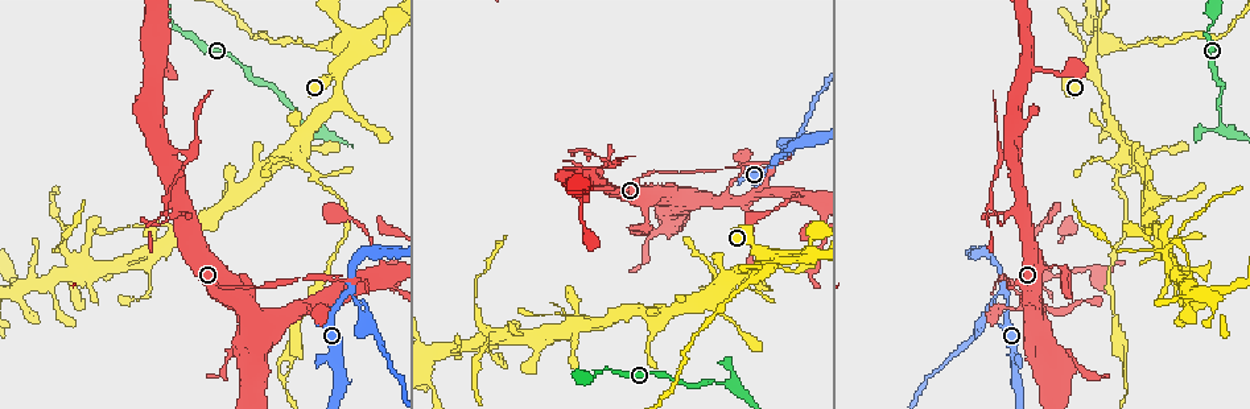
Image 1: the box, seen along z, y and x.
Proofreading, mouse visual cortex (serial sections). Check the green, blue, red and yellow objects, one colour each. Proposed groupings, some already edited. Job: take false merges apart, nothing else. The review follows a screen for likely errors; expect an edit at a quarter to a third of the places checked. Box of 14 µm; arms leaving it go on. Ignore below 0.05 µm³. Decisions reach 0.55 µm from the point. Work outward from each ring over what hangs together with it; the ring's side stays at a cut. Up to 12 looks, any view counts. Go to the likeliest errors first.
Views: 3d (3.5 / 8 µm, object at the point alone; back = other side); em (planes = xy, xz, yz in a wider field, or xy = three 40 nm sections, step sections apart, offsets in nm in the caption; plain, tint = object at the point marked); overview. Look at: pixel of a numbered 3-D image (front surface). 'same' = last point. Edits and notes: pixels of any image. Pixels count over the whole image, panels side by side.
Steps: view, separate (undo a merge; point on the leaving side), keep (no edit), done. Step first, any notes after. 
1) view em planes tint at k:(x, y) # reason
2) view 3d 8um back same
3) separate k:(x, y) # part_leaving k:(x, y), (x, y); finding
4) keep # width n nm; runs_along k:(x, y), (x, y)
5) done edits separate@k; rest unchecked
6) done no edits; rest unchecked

view 3d 3.5um at 1:(186, 152) # sudden change in width

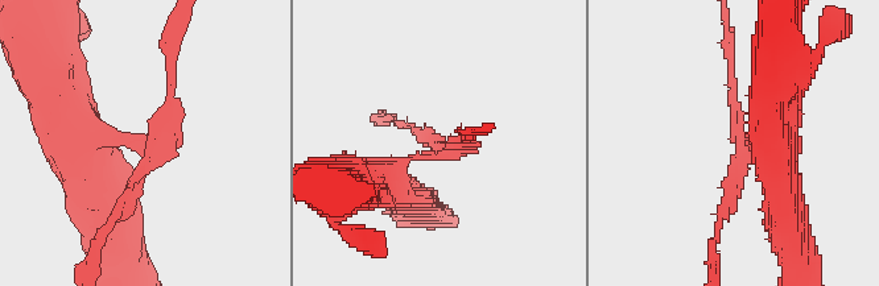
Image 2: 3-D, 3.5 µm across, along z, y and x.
view em xy step 5 tint at 2:(143, 140)

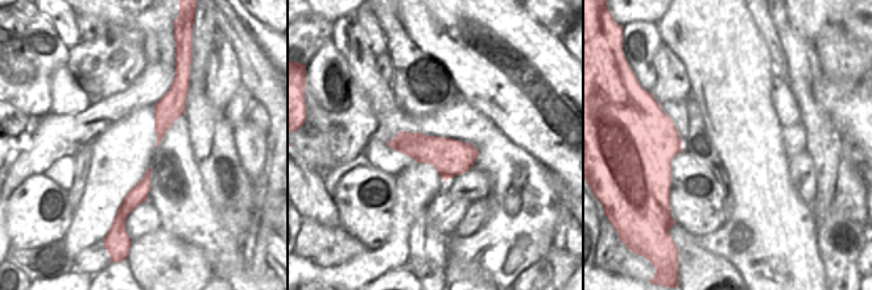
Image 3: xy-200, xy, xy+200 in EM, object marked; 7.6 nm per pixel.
keep # runs_along 2:(774, 154), (750, 139), (726, 211); continuous, no second cell

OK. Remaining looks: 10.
view 3d 8um back at 1:(350, 293) # a narrow waist

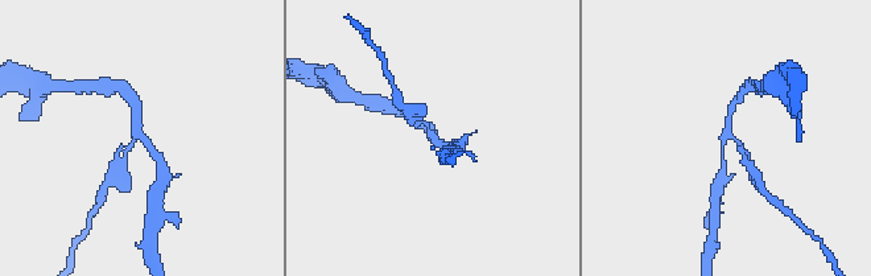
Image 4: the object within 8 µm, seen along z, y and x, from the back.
view 3d 3.5um at 4:(728, 137) # closer look

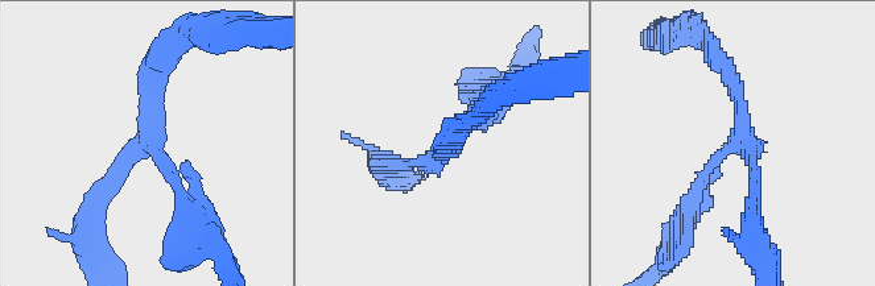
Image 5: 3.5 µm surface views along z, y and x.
view em xy step 3 tint at 5:(145, 140)

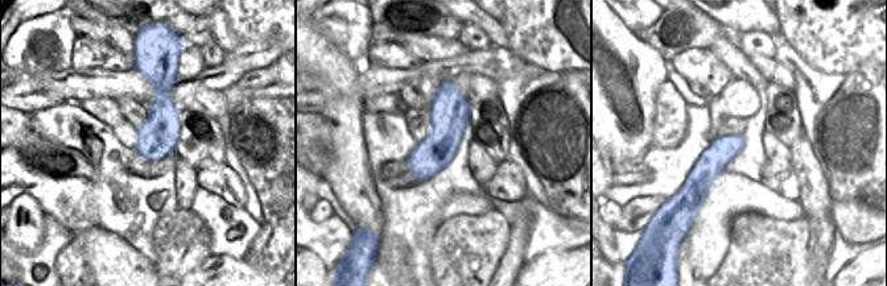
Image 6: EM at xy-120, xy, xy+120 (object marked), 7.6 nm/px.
keep # width 300 nm; runs_along 5:(93, 210), (149, 133), (159, 59); one cell here

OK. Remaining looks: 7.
view 3d 3.5um at 1:(661, 170) # thin neck

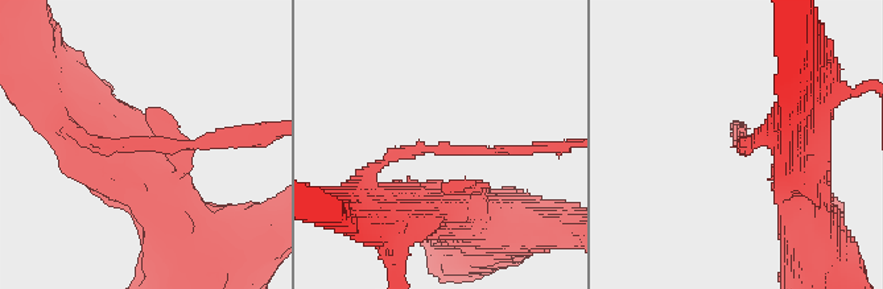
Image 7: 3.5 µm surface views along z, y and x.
view em xy step 2 plain at 7:(430, 150) # arm_widths 100, 200 nm

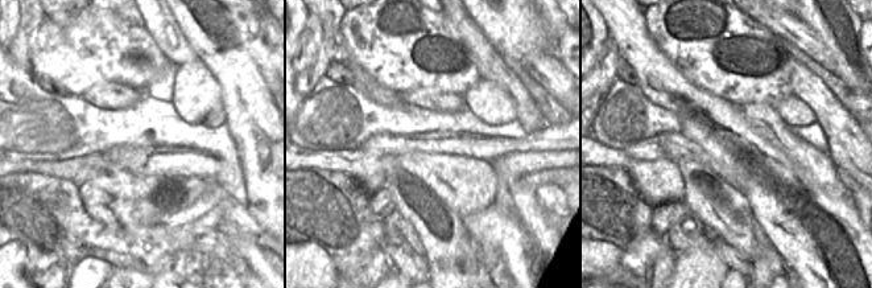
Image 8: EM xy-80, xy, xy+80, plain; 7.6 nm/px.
view em xy step 2 tint same # with the object marked

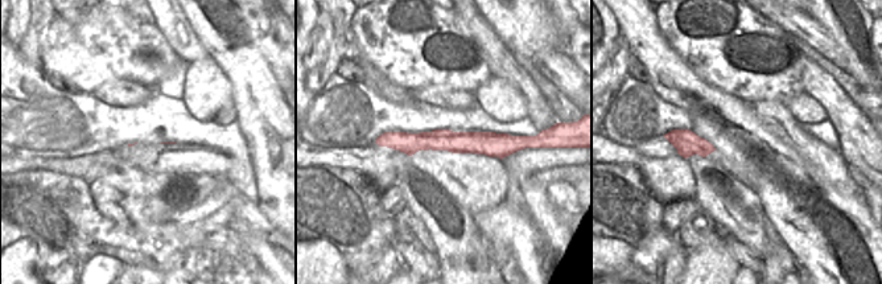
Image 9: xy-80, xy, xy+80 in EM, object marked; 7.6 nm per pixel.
keep # runs_along 9:(380, 140), (477, 142), (512, 148); one cell here

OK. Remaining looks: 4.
view 3d 3.5um at 1:(698, 308) # thick turns thin

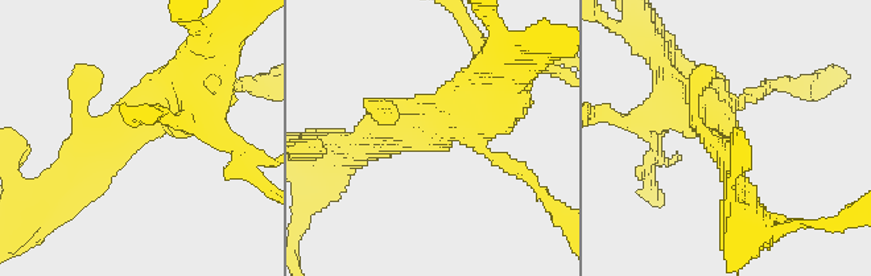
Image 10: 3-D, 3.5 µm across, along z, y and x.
keep # one cell here

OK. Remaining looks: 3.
view 3d 8um at 1:(61, 252)

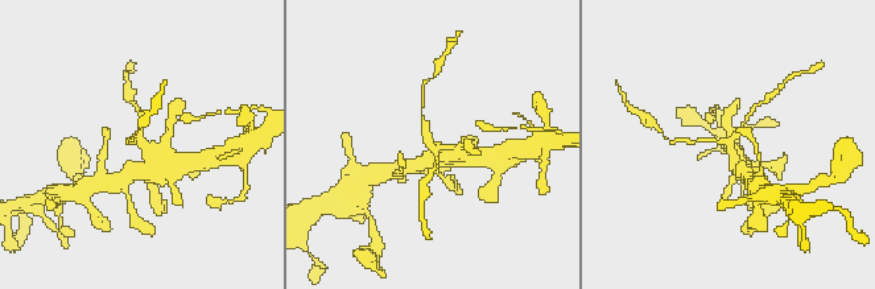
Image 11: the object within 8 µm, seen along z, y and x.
view em xy step 5 tint at 11:(731, 138) # arms 3; arm_widths 150, 150, 400 nm

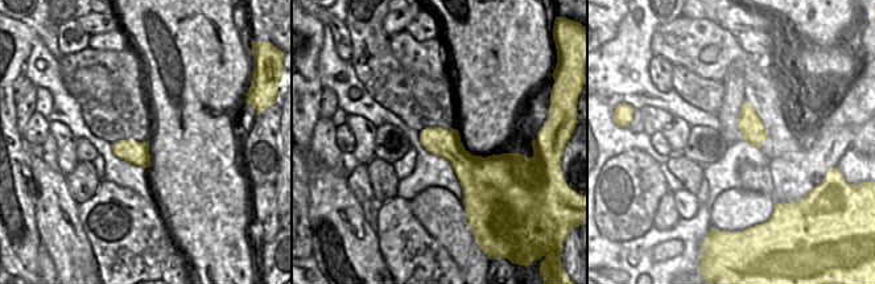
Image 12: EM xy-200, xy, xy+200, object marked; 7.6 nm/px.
separate 11:(425, 126) # border 12:(465, 149), (454, 163), (455, 173); two cells meet here

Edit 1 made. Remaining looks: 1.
done edits separate@11; rest unchecked

